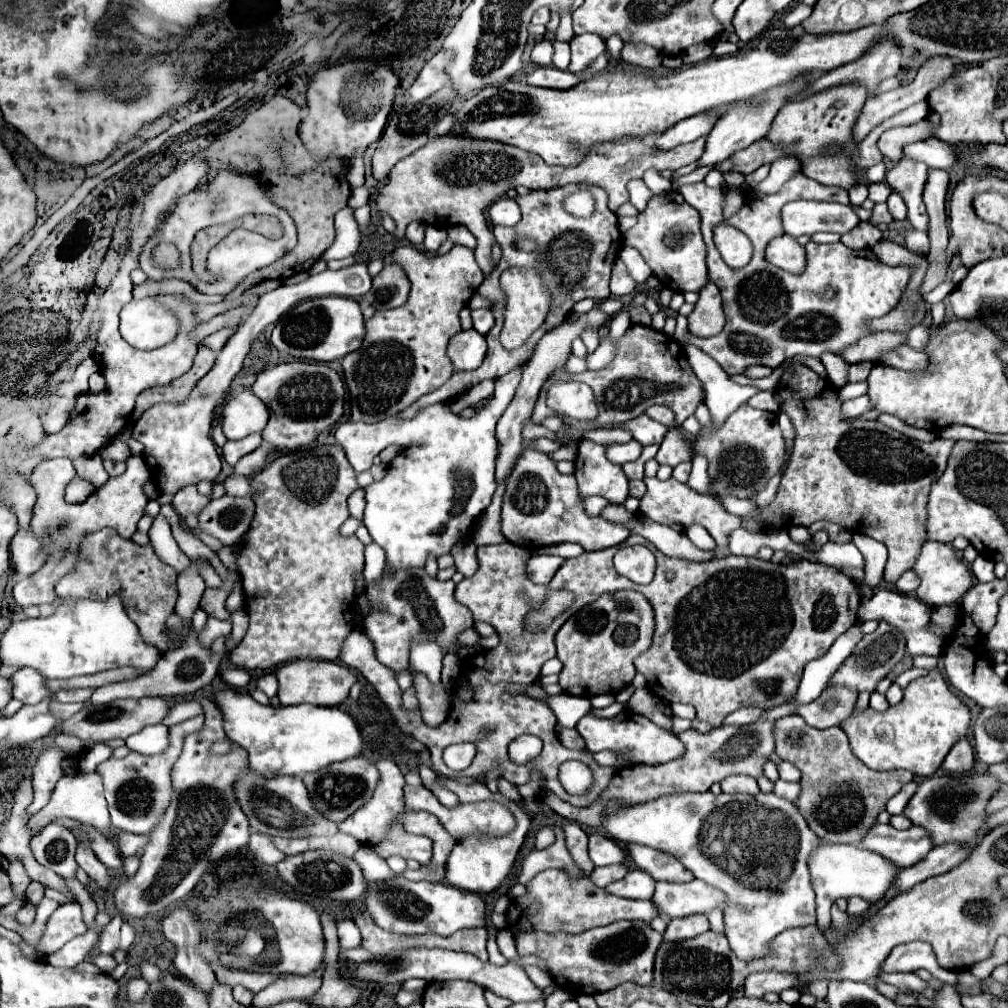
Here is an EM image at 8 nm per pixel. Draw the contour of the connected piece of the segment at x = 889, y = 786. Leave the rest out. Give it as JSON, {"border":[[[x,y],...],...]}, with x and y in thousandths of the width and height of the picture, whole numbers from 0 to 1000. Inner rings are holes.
{"border":[[[783,709],[769,719],[771,749],[787,757],[795,767],[797,787],[791,795],[793,805],[805,818],[805,822],[818,836],[844,836],[852,838],[858,824],[870,816],[872,807],[878,803],[880,795],[892,787],[892,783],[906,775],[906,767],[900,765],[866,765],[852,755],[844,741],[838,725],[834,721],[809,723],[803,721],[795,709]]]}

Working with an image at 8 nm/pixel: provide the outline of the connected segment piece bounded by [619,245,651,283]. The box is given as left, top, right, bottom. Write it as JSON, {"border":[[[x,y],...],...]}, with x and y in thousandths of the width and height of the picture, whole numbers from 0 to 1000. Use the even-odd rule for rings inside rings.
{"border":[[[620,243],[620,245],[616,247],[614,255],[620,259],[620,263],[622,263],[626,275],[628,275],[632,281],[640,281],[640,279],[646,275],[646,267],[640,263],[638,255],[630,251],[630,247],[626,247],[626,245]]]}

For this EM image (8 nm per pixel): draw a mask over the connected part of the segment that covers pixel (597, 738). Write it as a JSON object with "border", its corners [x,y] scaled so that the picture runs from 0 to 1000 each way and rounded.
{"border":[[[582,707],[570,721],[576,731],[582,737],[582,743],[586,747],[604,743],[614,747],[616,761],[620,759],[656,759],[662,755],[668,755],[680,747],[680,739],[674,735],[674,731],[658,721],[652,721],[648,715],[636,711],[636,709],[624,709],[622,713],[610,711],[610,713],[592,713],[586,707]]]}

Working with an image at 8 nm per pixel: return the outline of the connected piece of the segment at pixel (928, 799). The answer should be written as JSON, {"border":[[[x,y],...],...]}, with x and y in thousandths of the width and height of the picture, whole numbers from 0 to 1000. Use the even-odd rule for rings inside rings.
{"border":[[[983,767],[922,771],[912,777],[908,791],[900,797],[896,807],[906,814],[906,818],[916,818],[918,822],[922,822],[928,838],[936,838],[941,834],[965,836],[971,818],[975,818],[979,811],[977,799],[983,793],[983,787],[989,783],[989,779],[991,773]]]}

